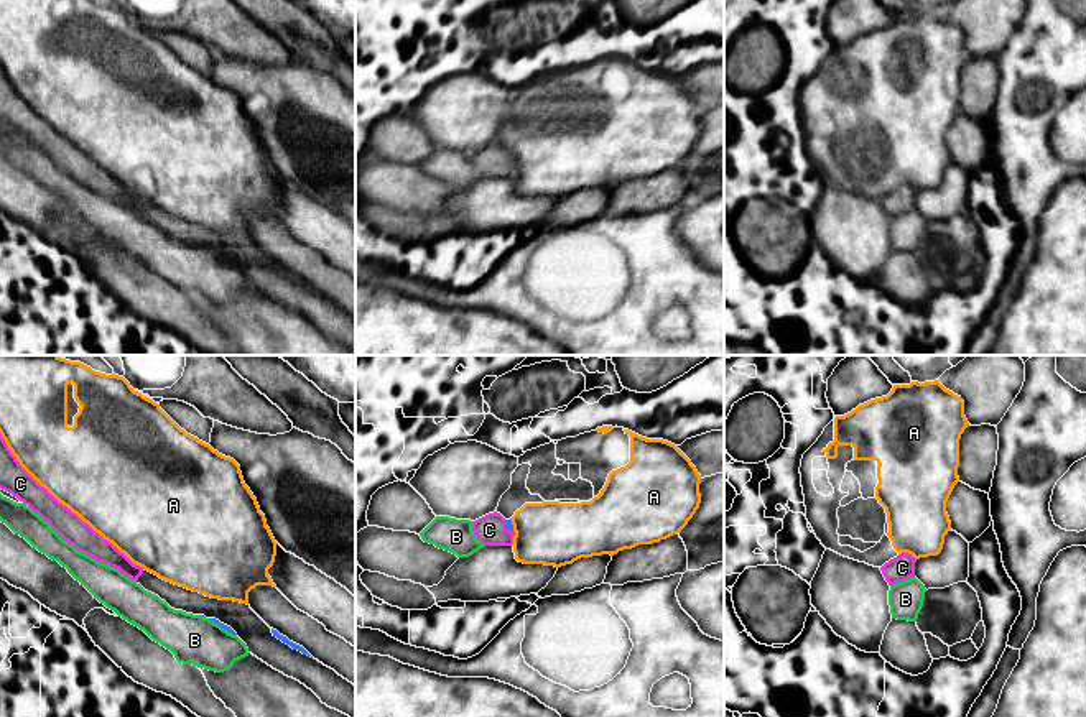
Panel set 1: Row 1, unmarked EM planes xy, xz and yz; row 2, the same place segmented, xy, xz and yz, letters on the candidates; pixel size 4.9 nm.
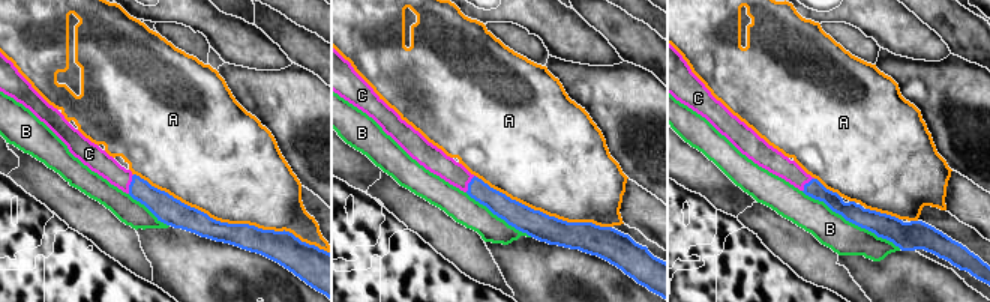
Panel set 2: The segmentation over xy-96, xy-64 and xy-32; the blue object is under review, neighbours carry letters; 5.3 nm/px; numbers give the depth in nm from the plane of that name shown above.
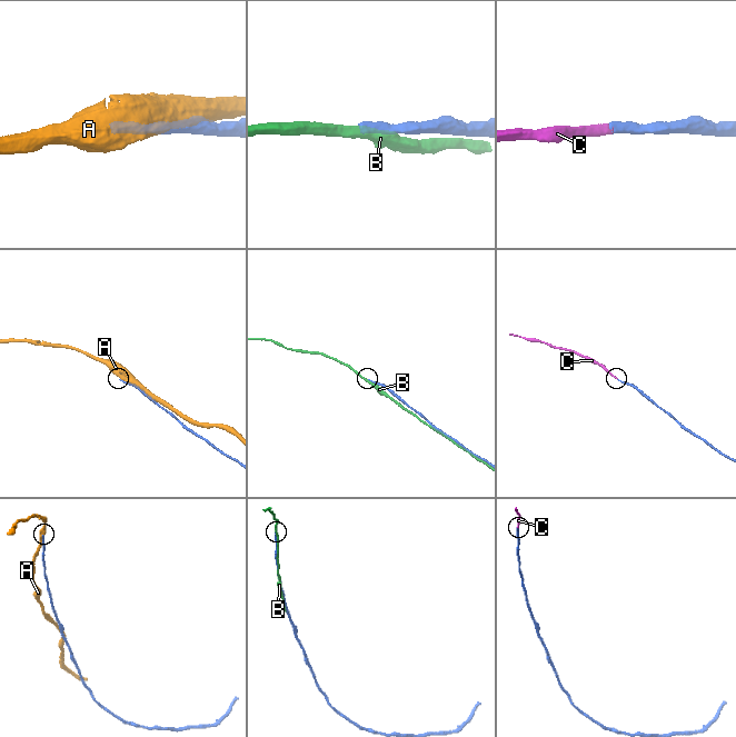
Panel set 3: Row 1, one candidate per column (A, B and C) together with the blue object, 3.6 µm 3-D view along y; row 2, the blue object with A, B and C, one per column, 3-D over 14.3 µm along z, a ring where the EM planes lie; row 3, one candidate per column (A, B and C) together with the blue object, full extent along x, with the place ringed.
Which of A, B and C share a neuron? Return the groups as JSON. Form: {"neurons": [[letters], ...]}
{"neurons": [["A"], ["B"], ["C"]]}

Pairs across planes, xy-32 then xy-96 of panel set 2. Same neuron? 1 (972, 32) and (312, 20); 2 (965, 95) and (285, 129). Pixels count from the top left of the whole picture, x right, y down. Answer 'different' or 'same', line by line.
1: different
2: same

